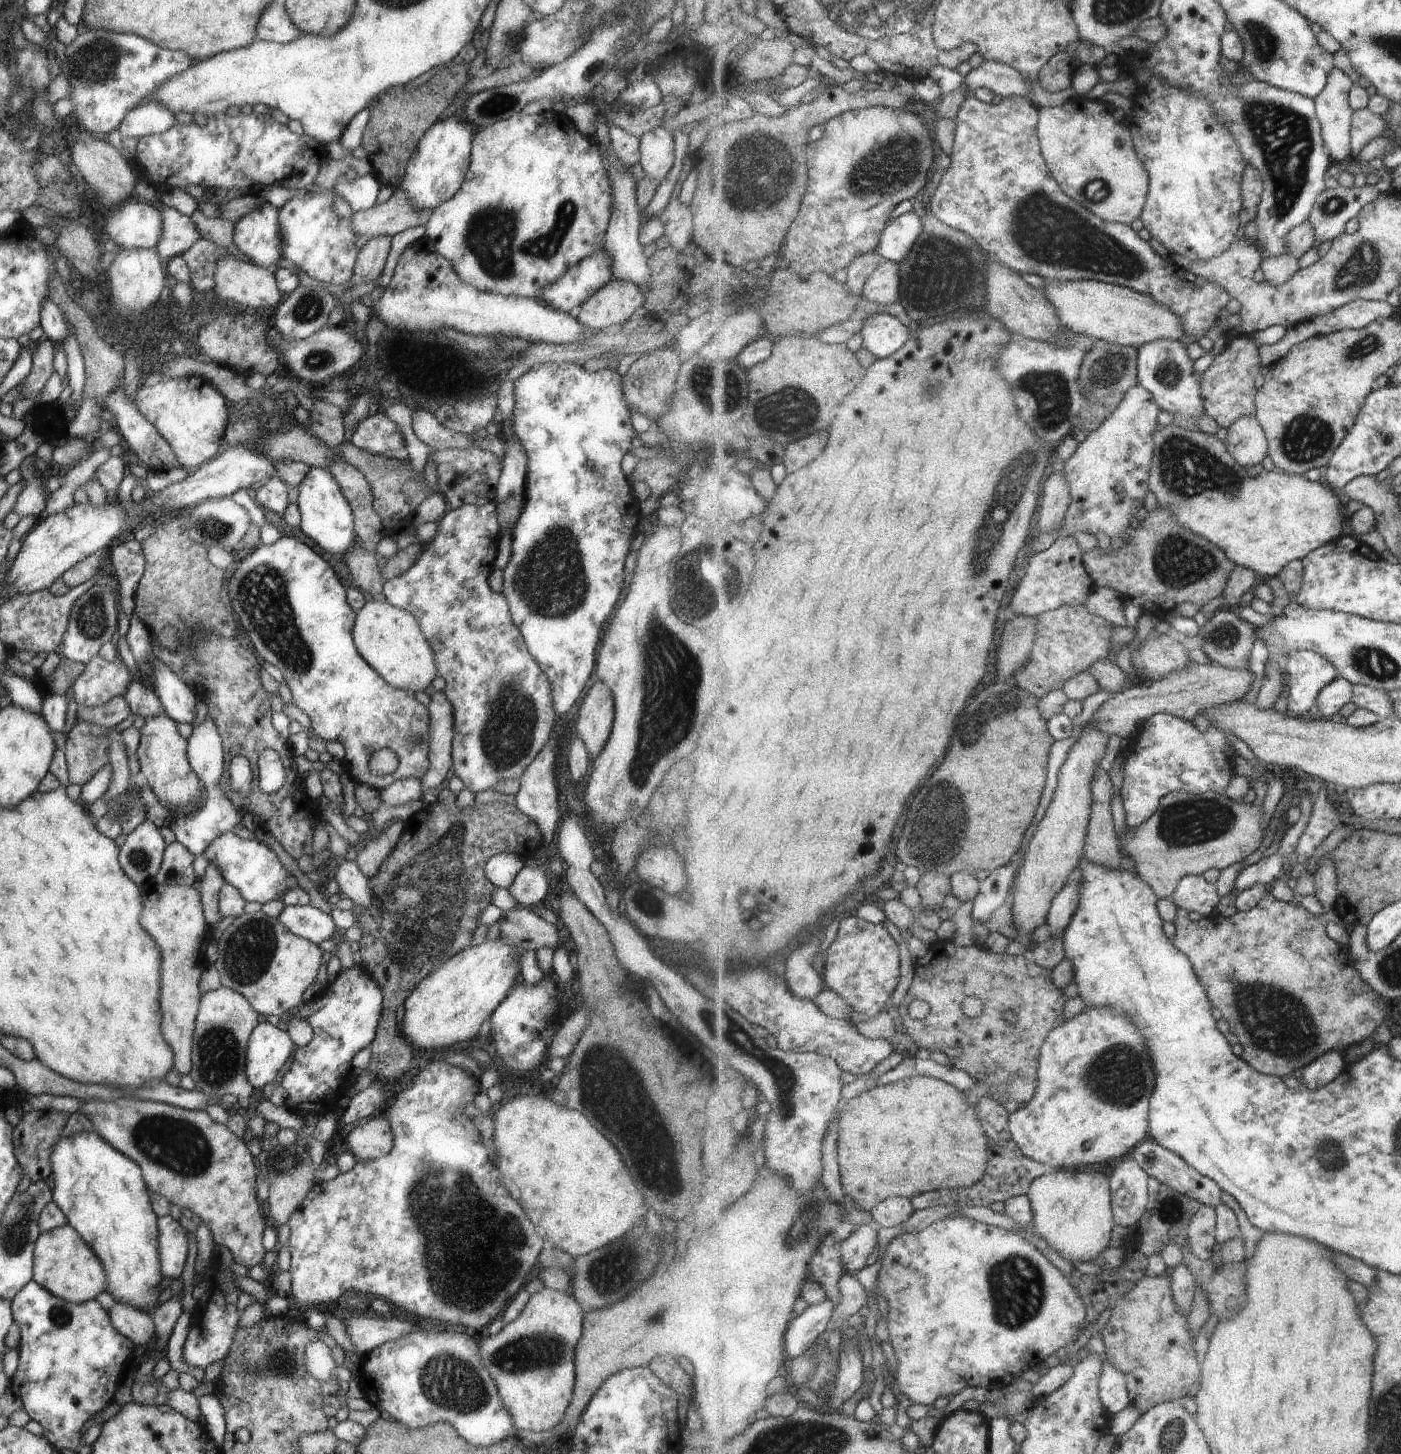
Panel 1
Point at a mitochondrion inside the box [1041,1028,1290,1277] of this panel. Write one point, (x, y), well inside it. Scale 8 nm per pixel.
(1120, 1075)

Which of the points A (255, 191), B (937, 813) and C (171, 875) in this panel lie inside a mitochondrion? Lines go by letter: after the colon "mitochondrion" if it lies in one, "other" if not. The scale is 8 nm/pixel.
A: other
B: mitochondrion
C: mitochondrion

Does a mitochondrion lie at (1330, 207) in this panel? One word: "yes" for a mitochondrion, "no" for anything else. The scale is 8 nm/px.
yes

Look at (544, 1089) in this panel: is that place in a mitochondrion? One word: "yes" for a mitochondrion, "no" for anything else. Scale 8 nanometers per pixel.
no

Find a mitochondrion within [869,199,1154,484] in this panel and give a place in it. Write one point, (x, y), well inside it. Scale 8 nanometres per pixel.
(1046, 390)

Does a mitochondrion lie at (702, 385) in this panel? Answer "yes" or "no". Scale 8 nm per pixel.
yes

